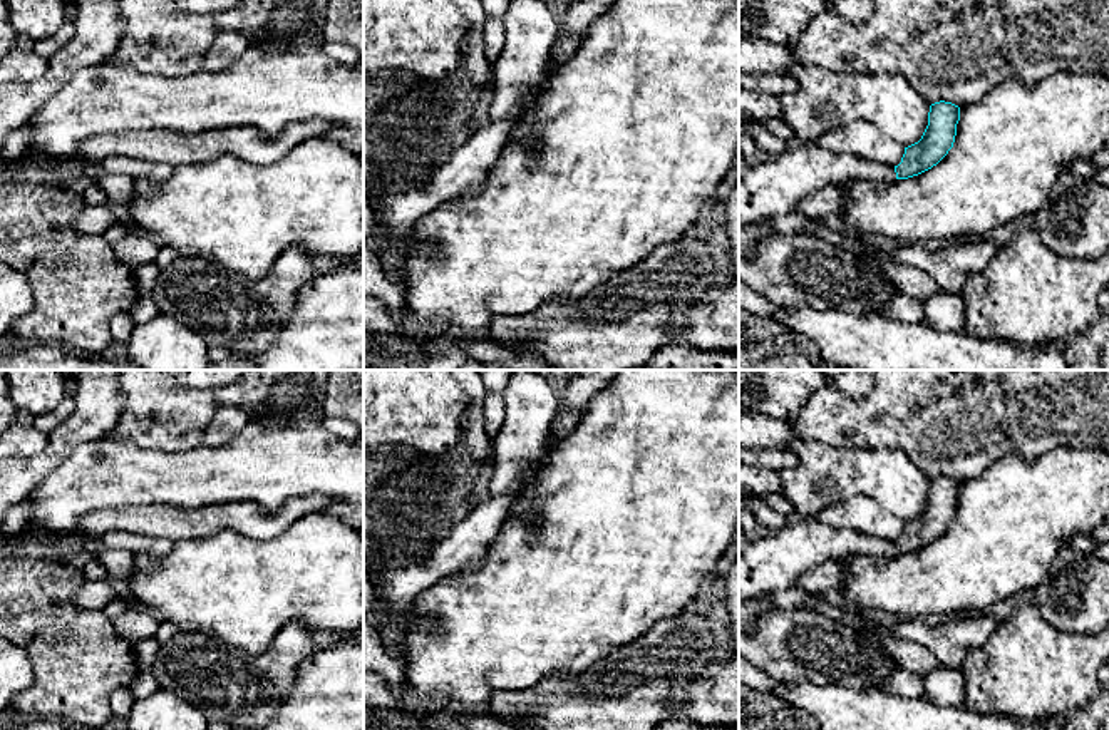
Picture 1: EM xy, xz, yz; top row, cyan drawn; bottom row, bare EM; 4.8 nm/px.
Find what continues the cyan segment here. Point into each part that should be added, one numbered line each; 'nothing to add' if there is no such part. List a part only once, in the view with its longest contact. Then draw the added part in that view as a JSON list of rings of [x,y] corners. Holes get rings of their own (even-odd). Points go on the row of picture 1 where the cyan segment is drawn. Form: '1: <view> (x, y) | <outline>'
1: yz (773, 188) | [[[816,141],[792,144],[784,154],[769,157],[764,162],[747,166],[739,181],[739,228],[759,226],[766,229],[769,219],[797,211],[799,203],[824,186],[841,186],[856,179],[876,182],[896,181],[895,167],[868,161],[851,152],[834,152],[821,147]]]

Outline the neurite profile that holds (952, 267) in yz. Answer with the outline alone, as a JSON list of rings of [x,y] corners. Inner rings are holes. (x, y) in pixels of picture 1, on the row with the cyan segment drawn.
[[[988,238],[960,241],[941,249],[930,249],[923,244],[893,246],[890,241],[869,241],[869,246],[896,263],[926,271],[940,290],[955,295],[960,295],[965,283],[985,270],[998,251]]]

